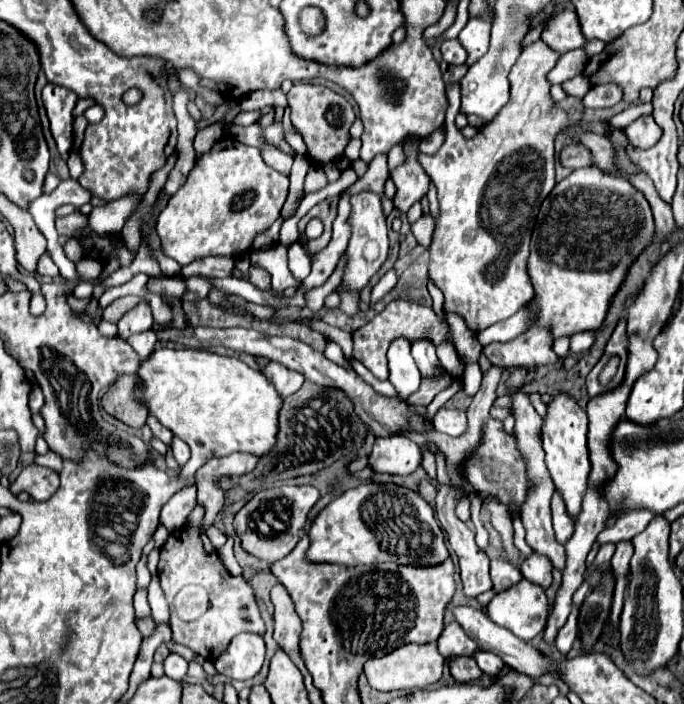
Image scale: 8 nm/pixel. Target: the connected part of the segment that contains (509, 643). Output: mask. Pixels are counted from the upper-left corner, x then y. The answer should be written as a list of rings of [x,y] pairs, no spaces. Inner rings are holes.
[[[453,607],[453,617],[463,627],[463,631],[477,643],[477,647],[481,651],[491,651],[491,653],[499,655],[503,659],[503,663],[509,665],[511,669],[515,669],[515,671],[519,671],[527,677],[539,677],[539,675],[547,673],[547,669],[549,669],[549,659],[547,657],[543,657],[539,651],[535,651],[527,641],[521,641],[519,637],[515,637],[509,629],[503,629],[503,627],[495,625],[493,621],[489,621],[487,615],[481,609]]]

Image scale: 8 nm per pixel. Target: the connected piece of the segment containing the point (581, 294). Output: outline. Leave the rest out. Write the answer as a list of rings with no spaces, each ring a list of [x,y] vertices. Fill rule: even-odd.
[[[597,167],[575,169],[559,181],[543,201],[537,225],[539,253],[531,247],[527,261],[537,311],[523,307],[507,321],[485,329],[481,333],[483,343],[505,343],[539,325],[551,329],[553,339],[599,329],[627,267],[647,247],[655,231],[651,207],[643,193],[627,179],[603,173]]]

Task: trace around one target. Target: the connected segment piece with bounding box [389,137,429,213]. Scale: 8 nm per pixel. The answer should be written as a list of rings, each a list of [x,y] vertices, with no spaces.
[[[409,137],[403,143],[403,151],[405,151],[403,165],[389,171],[389,177],[397,187],[397,198],[393,199],[394,207],[405,213],[415,201],[419,201],[427,193],[429,177],[427,173],[423,173],[423,167],[419,167],[419,159],[417,159],[419,139]]]

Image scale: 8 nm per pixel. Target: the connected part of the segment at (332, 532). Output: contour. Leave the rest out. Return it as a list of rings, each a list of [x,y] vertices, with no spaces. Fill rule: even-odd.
[[[361,483],[359,487],[347,489],[343,495],[333,499],[325,509],[317,513],[309,529],[309,549],[307,561],[335,563],[335,565],[373,565],[383,561],[395,561],[399,565],[441,565],[449,551],[443,543],[443,531],[437,525],[431,505],[413,489],[395,483]]]

